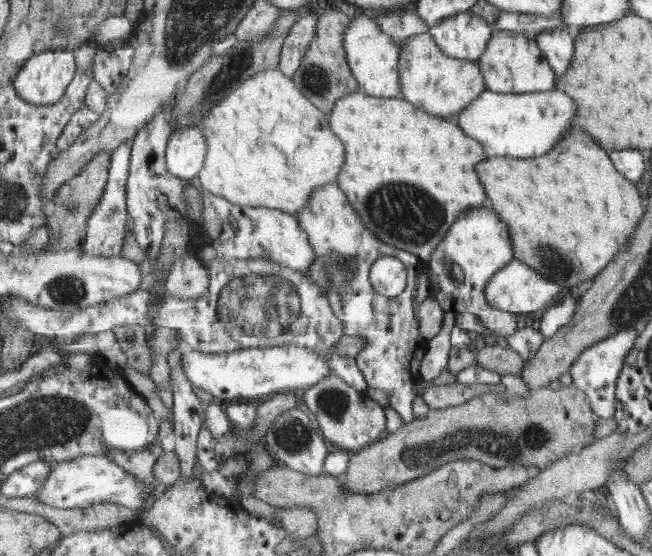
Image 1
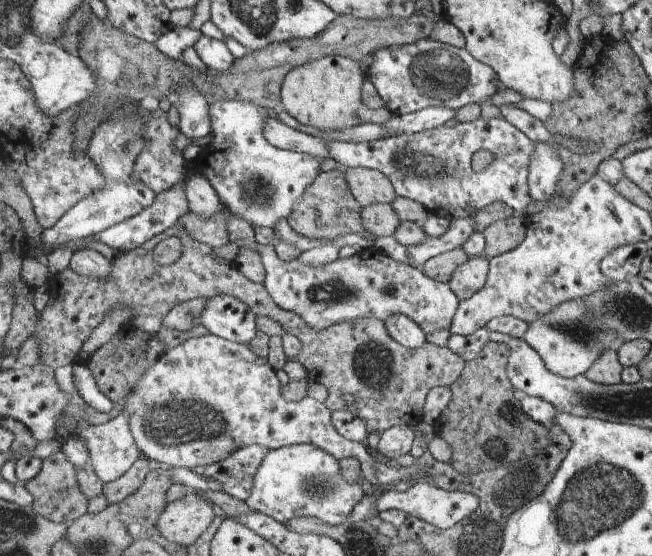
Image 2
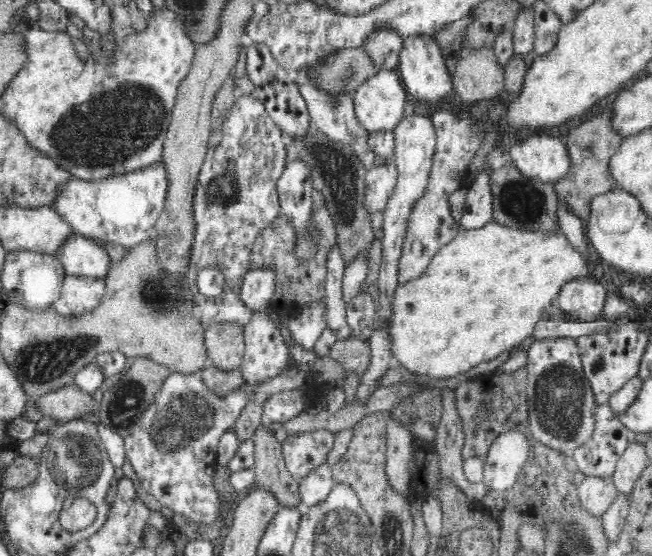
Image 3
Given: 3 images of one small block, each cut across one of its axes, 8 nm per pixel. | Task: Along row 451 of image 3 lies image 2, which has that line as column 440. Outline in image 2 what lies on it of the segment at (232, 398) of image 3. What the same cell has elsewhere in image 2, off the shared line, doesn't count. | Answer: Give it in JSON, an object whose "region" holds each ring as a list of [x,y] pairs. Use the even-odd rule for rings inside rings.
{"region":[[[479,117],[468,123],[457,123],[454,126],[441,125],[415,134],[399,134],[376,141],[355,143],[331,140],[329,141],[329,156],[345,168],[365,167],[380,170],[391,179],[398,196],[416,200],[423,204],[430,213],[443,218],[452,220],[477,217],[477,214],[484,208],[498,202],[512,206],[515,214],[525,216],[525,208],[532,199],[529,169],[533,152],[535,152],[535,144],[537,142],[531,140],[507,118],[485,119]],[[477,150],[489,150],[495,156],[491,166],[481,172],[477,172],[471,164]]]}

